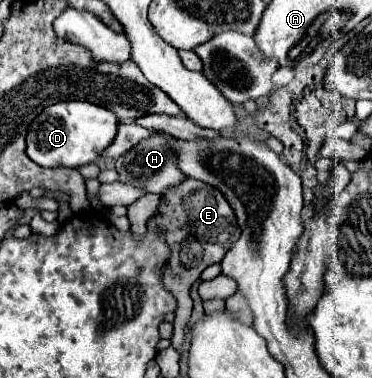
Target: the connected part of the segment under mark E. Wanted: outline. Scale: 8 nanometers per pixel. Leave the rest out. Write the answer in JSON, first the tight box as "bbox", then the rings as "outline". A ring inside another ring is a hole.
{"bbox":[156,179,240,353],"outline":[[[186,179],[178,187],[172,187],[170,191],[164,191],[162,203],[156,211],[156,221],[160,231],[164,233],[172,257],[168,265],[168,279],[164,279],[166,287],[176,295],[178,299],[178,311],[176,311],[176,321],[174,321],[174,337],[172,337],[172,347],[182,353],[184,347],[184,337],[188,333],[188,321],[192,313],[192,299],[190,299],[190,287],[194,281],[200,279],[202,271],[208,265],[220,263],[226,251],[236,243],[240,237],[240,227],[236,223],[236,215],[224,195],[202,181],[196,179]],[[180,251],[182,251],[182,261],[180,261]],[[178,265],[178,267],[176,267]],[[178,277],[178,279],[176,279]]]}

